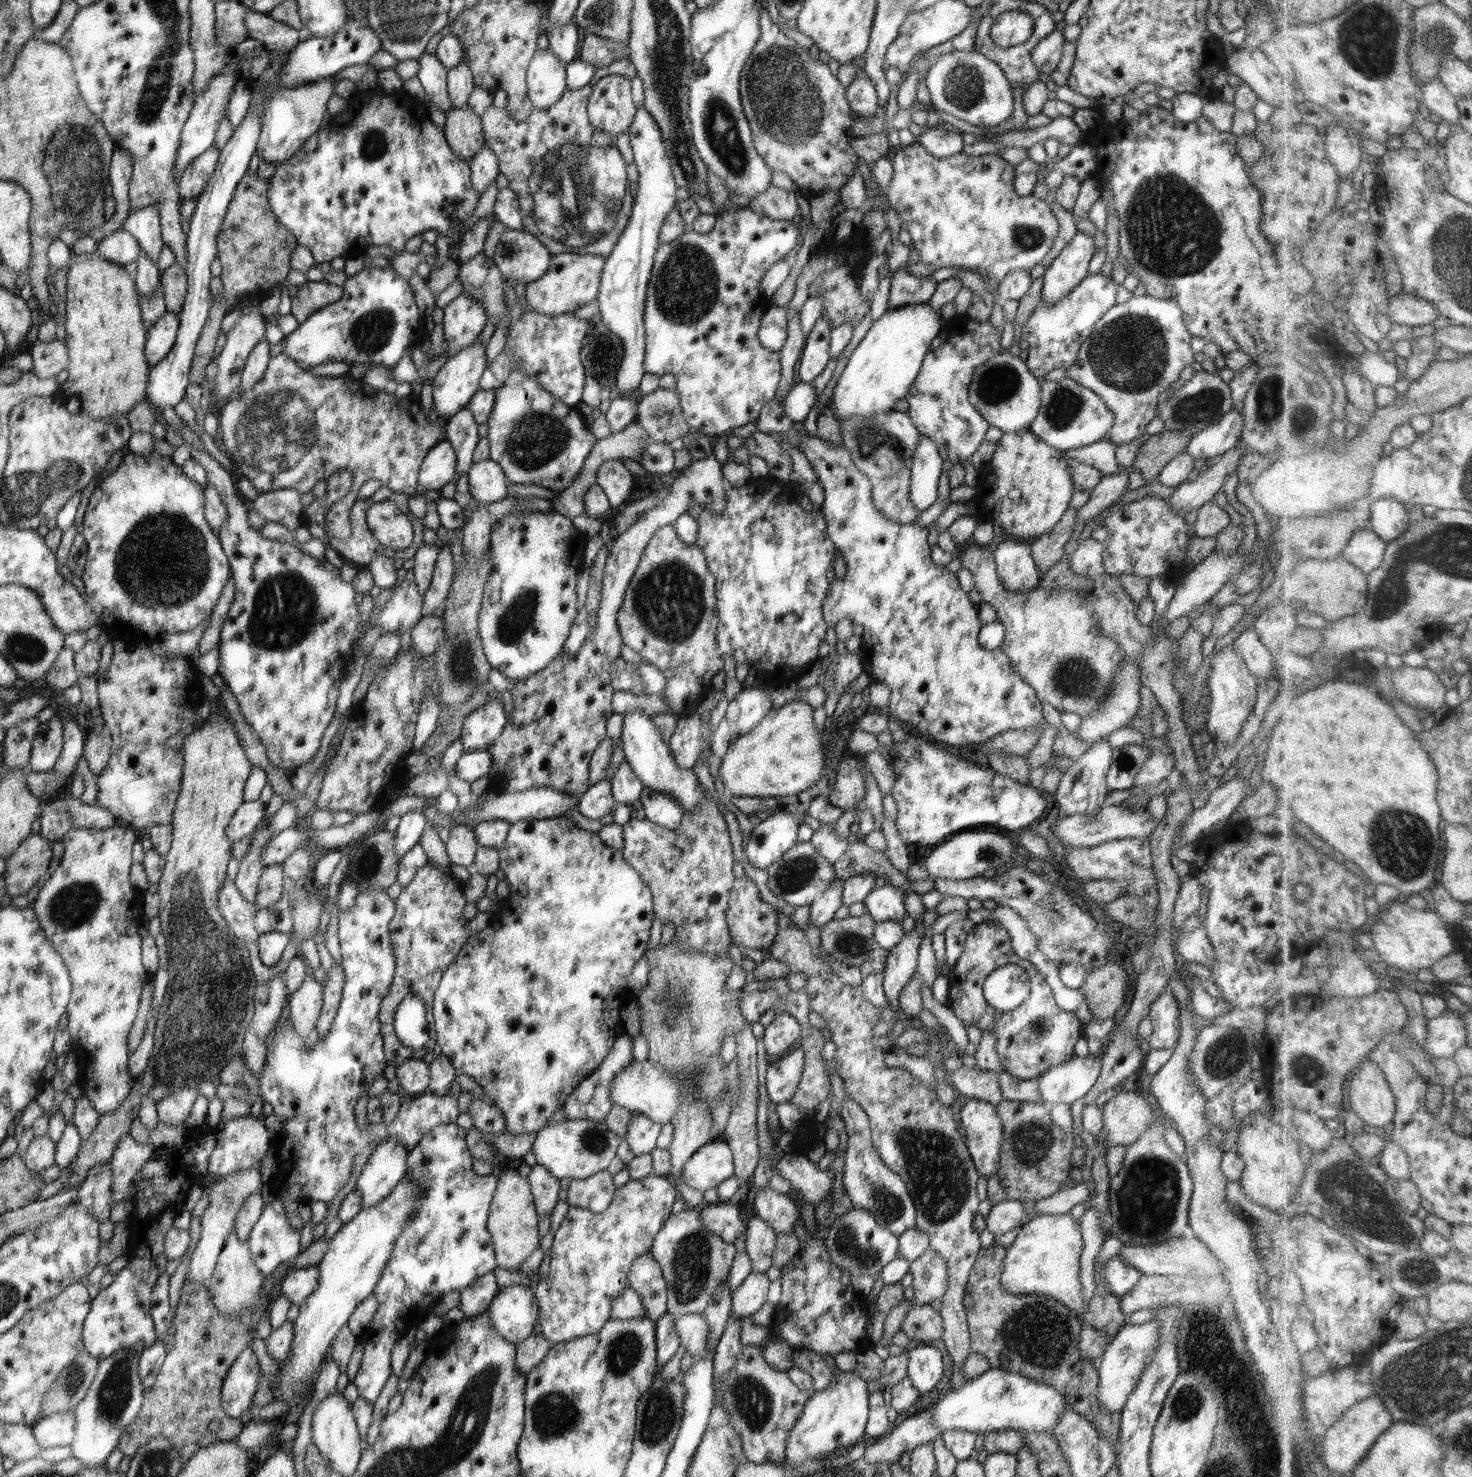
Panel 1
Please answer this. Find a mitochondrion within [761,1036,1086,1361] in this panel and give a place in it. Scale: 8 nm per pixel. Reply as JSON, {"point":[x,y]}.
{"point":[939,1179]}

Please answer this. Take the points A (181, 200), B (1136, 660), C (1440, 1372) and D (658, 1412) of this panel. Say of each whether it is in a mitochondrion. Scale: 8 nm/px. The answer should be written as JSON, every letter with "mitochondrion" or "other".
{"A":"other","B":"other","C":"mitochondrion","D":"mitochondrion"}

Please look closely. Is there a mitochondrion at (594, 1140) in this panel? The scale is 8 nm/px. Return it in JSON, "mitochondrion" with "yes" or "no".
{"mitochondrion":"yes"}

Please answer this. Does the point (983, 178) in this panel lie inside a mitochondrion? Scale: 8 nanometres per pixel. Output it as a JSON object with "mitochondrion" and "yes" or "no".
{"mitochondrion":"no"}

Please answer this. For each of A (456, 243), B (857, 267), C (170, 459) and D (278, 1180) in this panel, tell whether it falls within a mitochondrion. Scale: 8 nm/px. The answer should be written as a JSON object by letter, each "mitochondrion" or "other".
{"A":"other","B":"other","C":"other","D":"other"}

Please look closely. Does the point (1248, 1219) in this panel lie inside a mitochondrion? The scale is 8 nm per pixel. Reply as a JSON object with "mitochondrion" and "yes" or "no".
{"mitochondrion":"no"}

